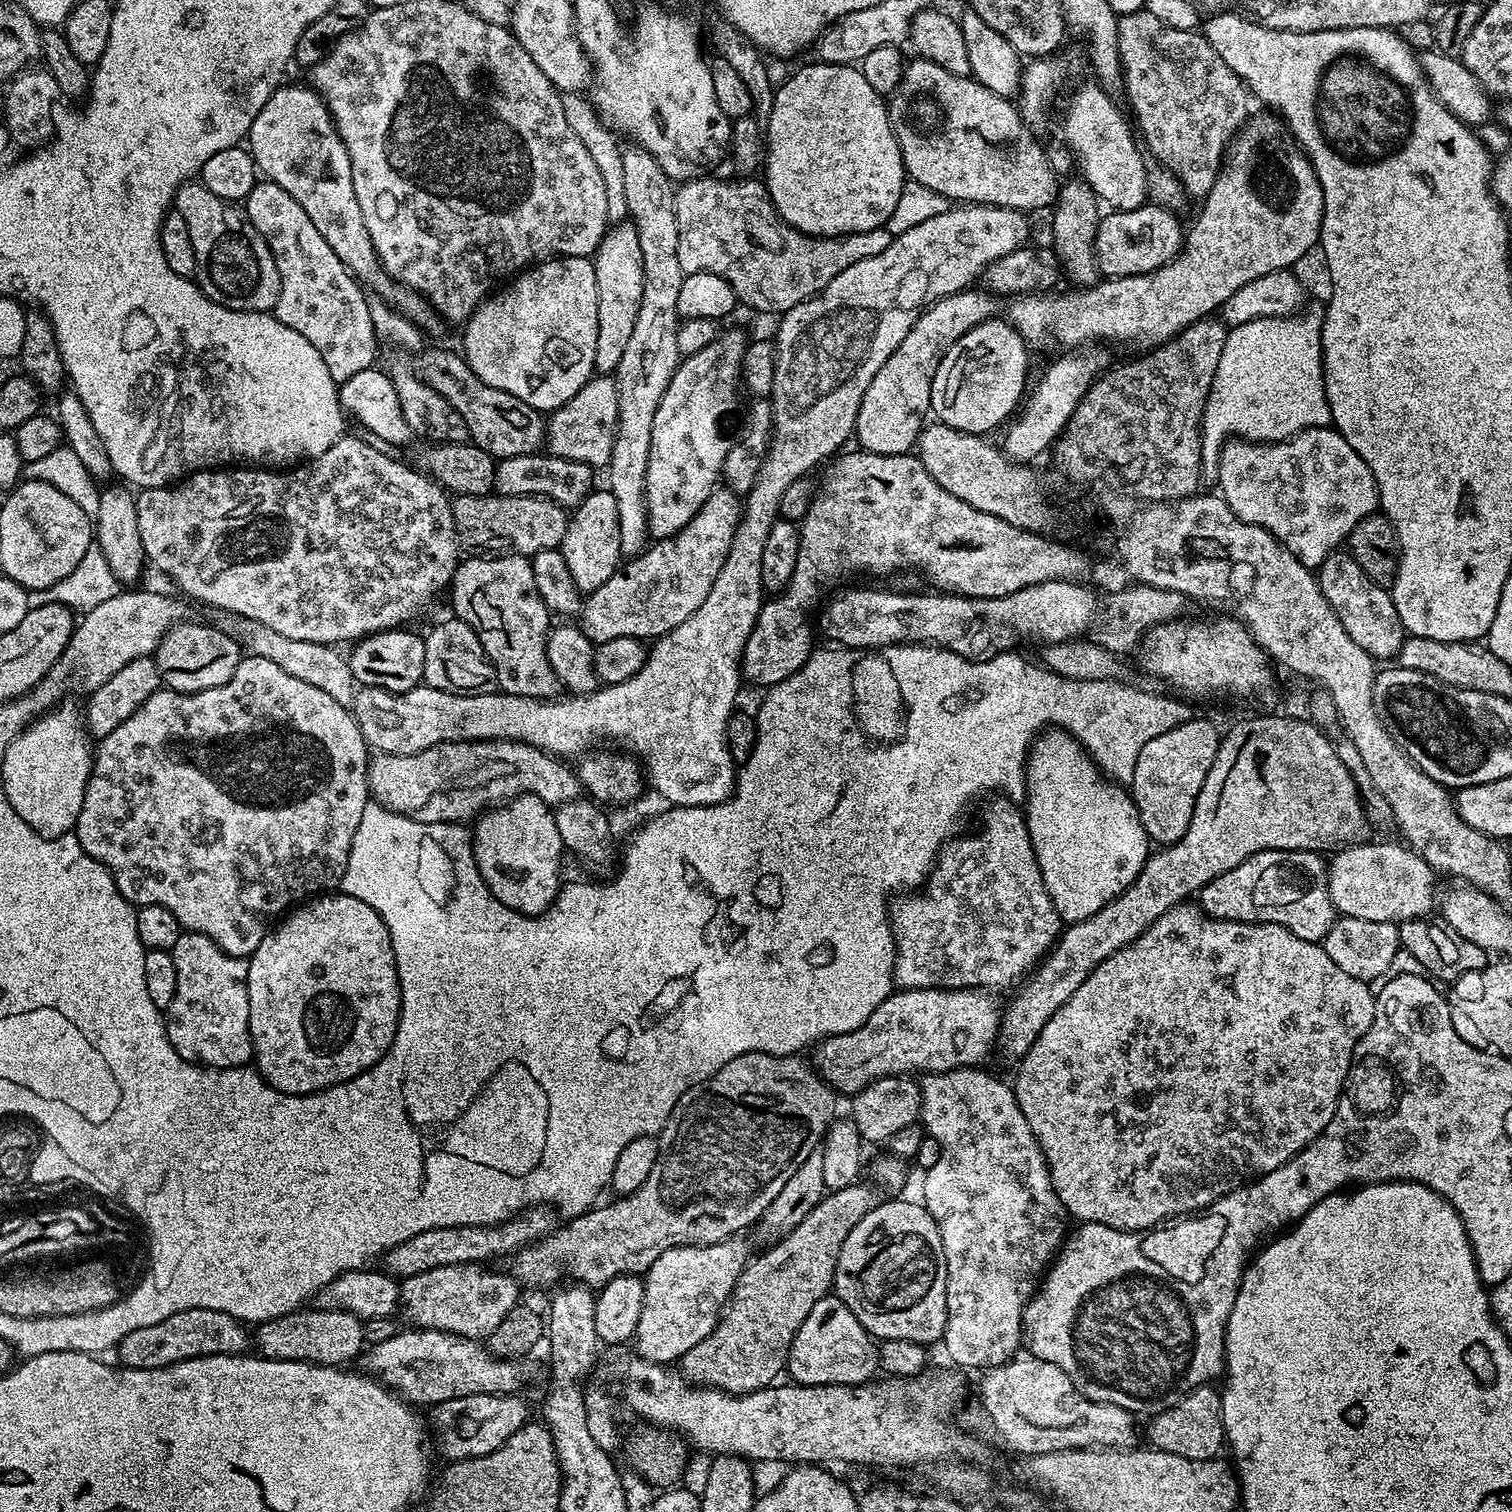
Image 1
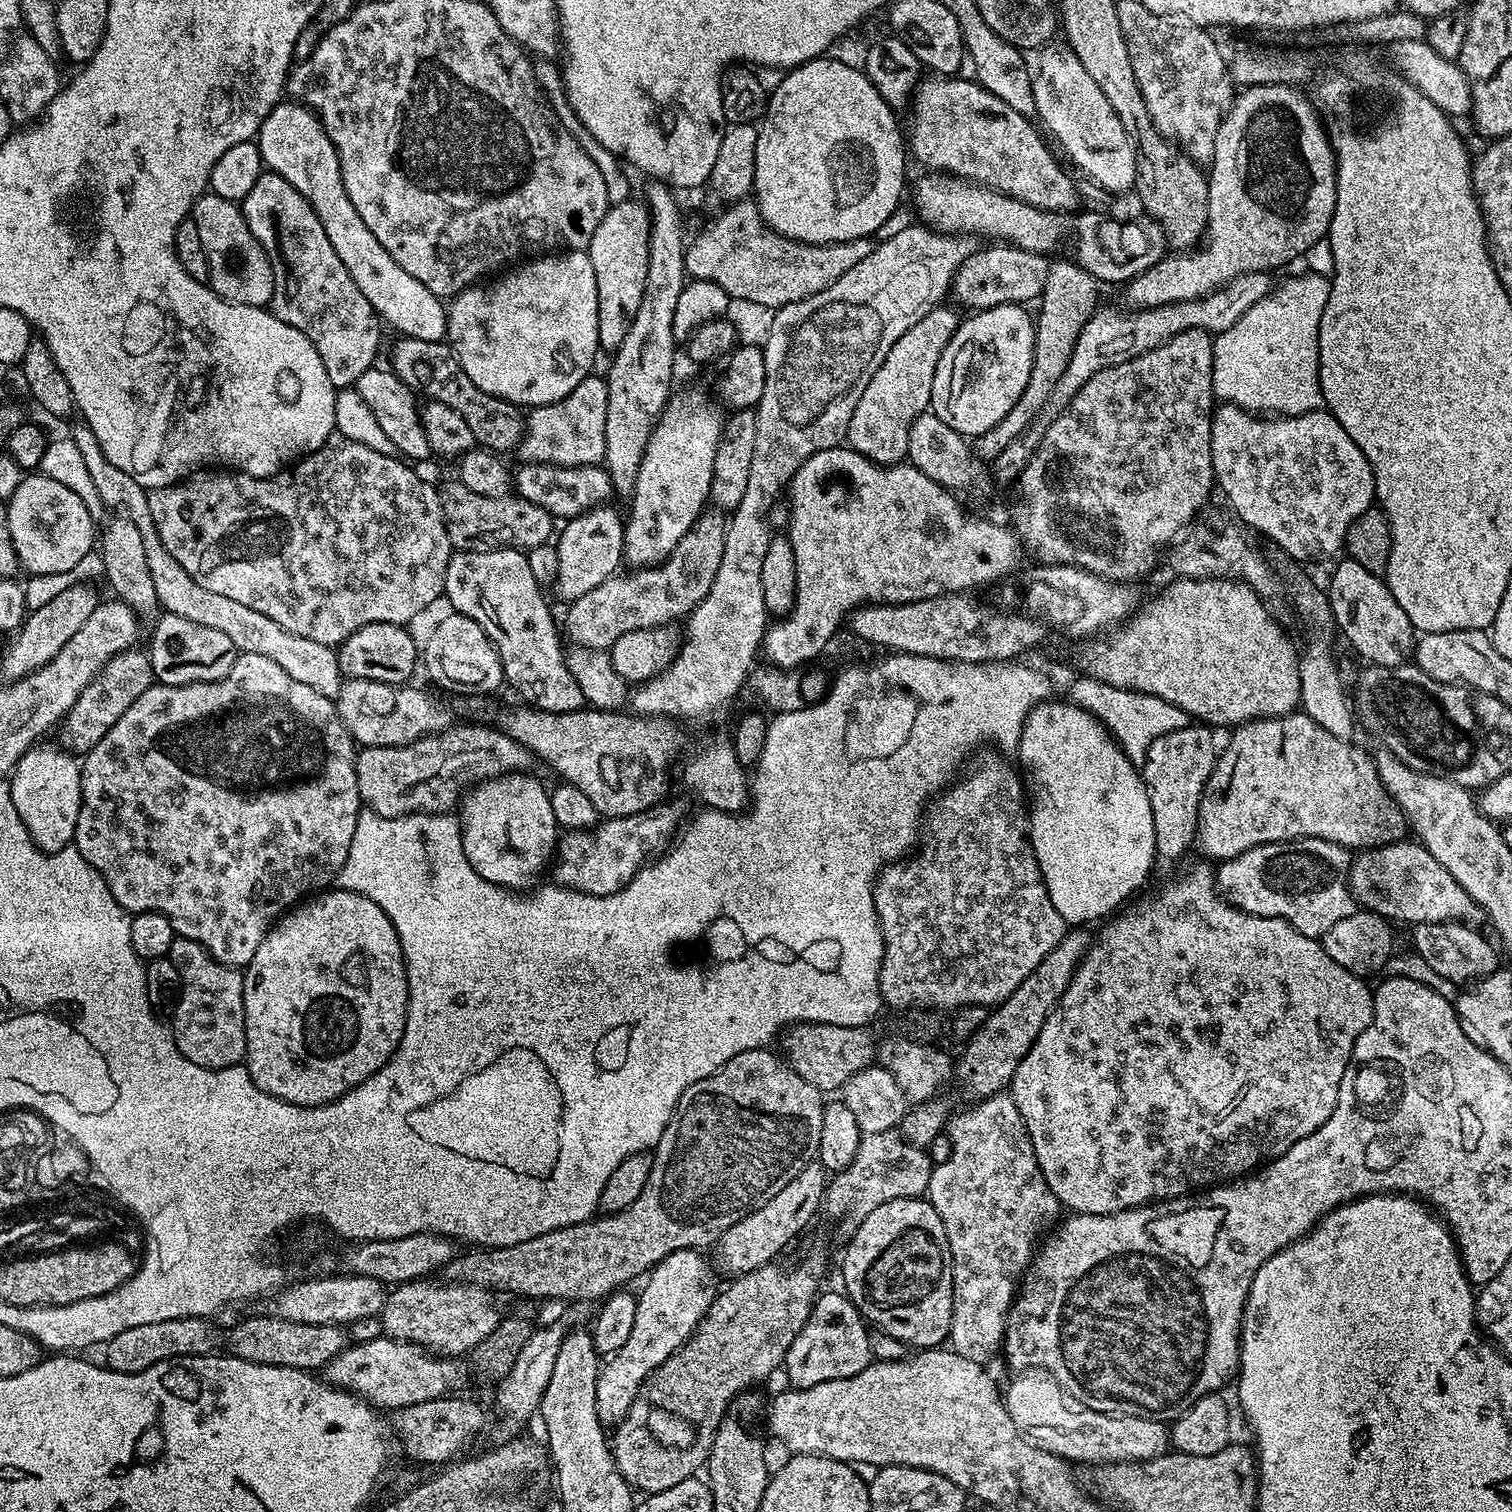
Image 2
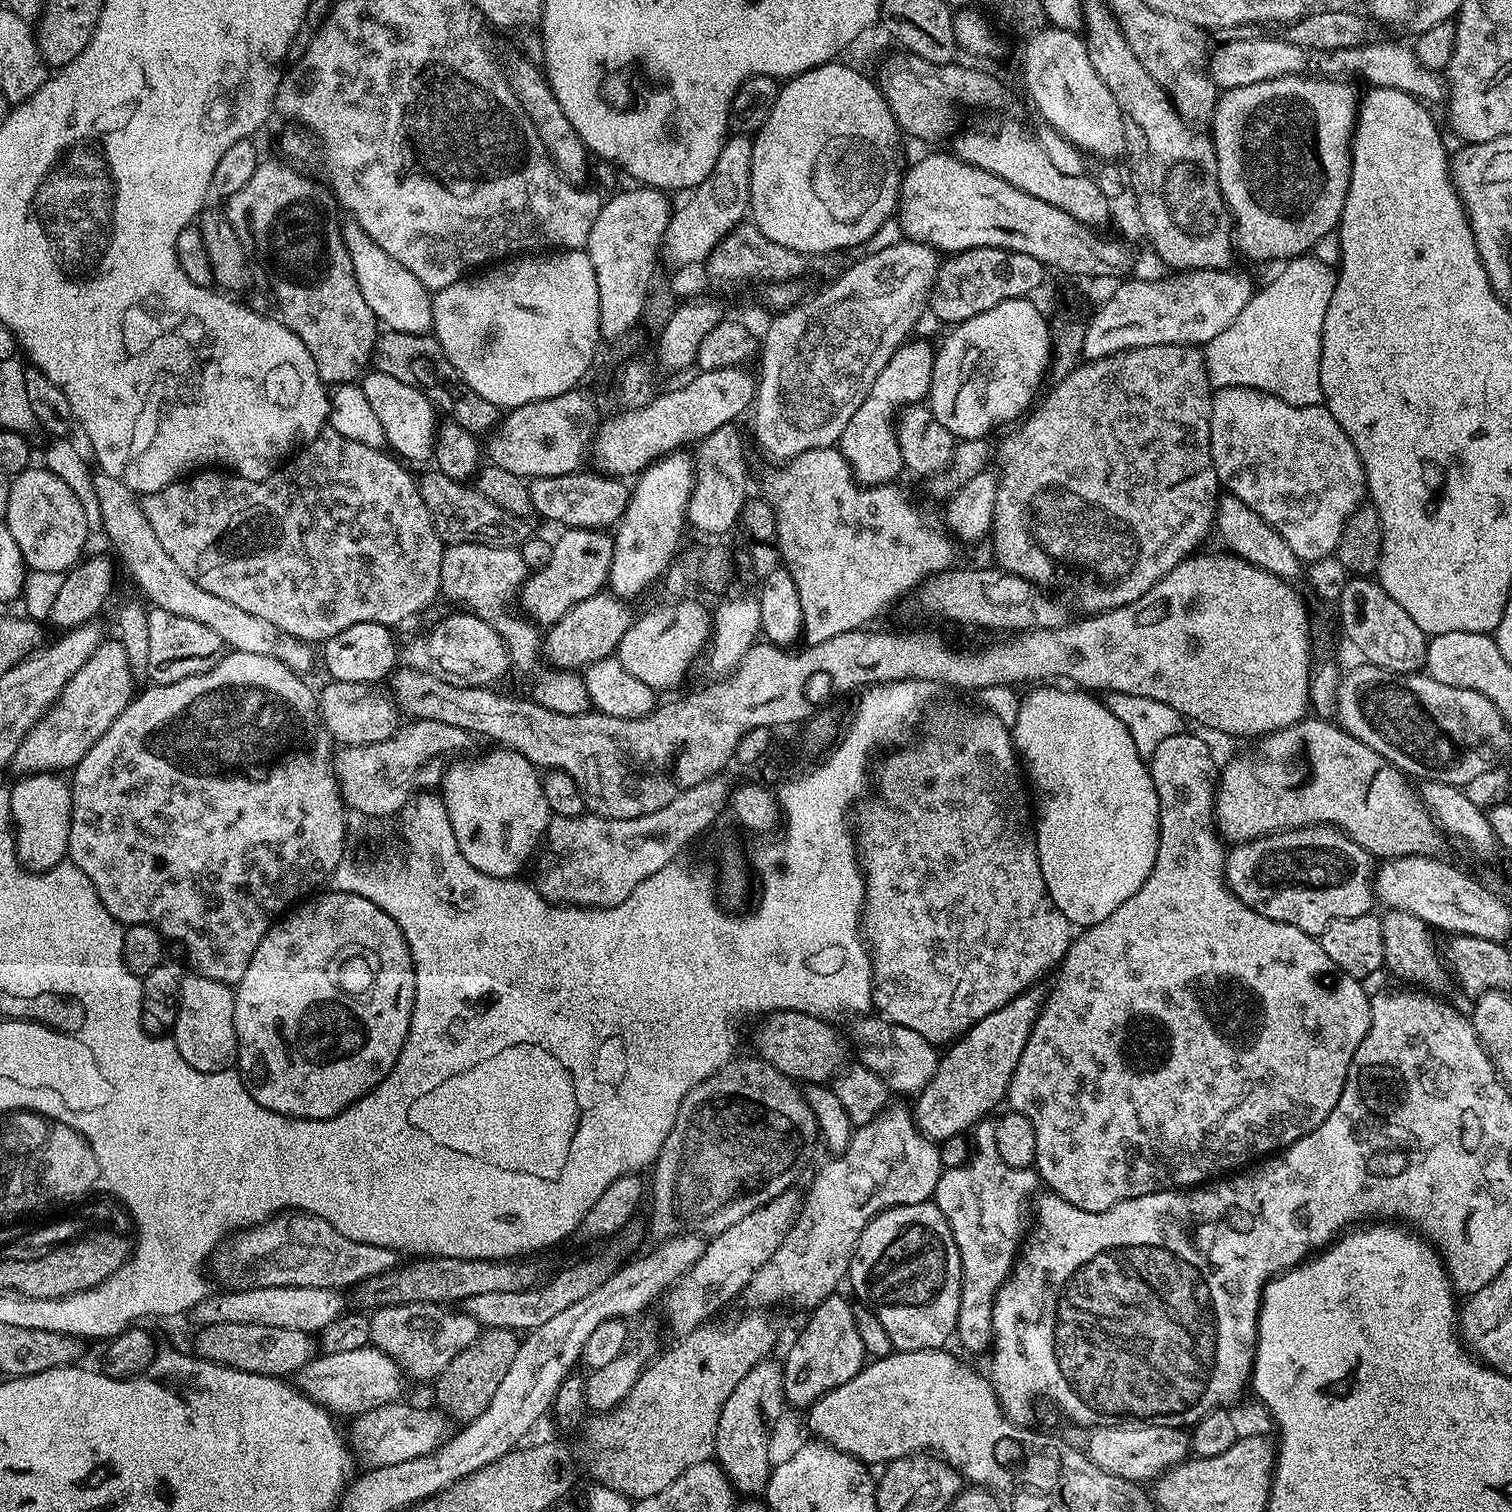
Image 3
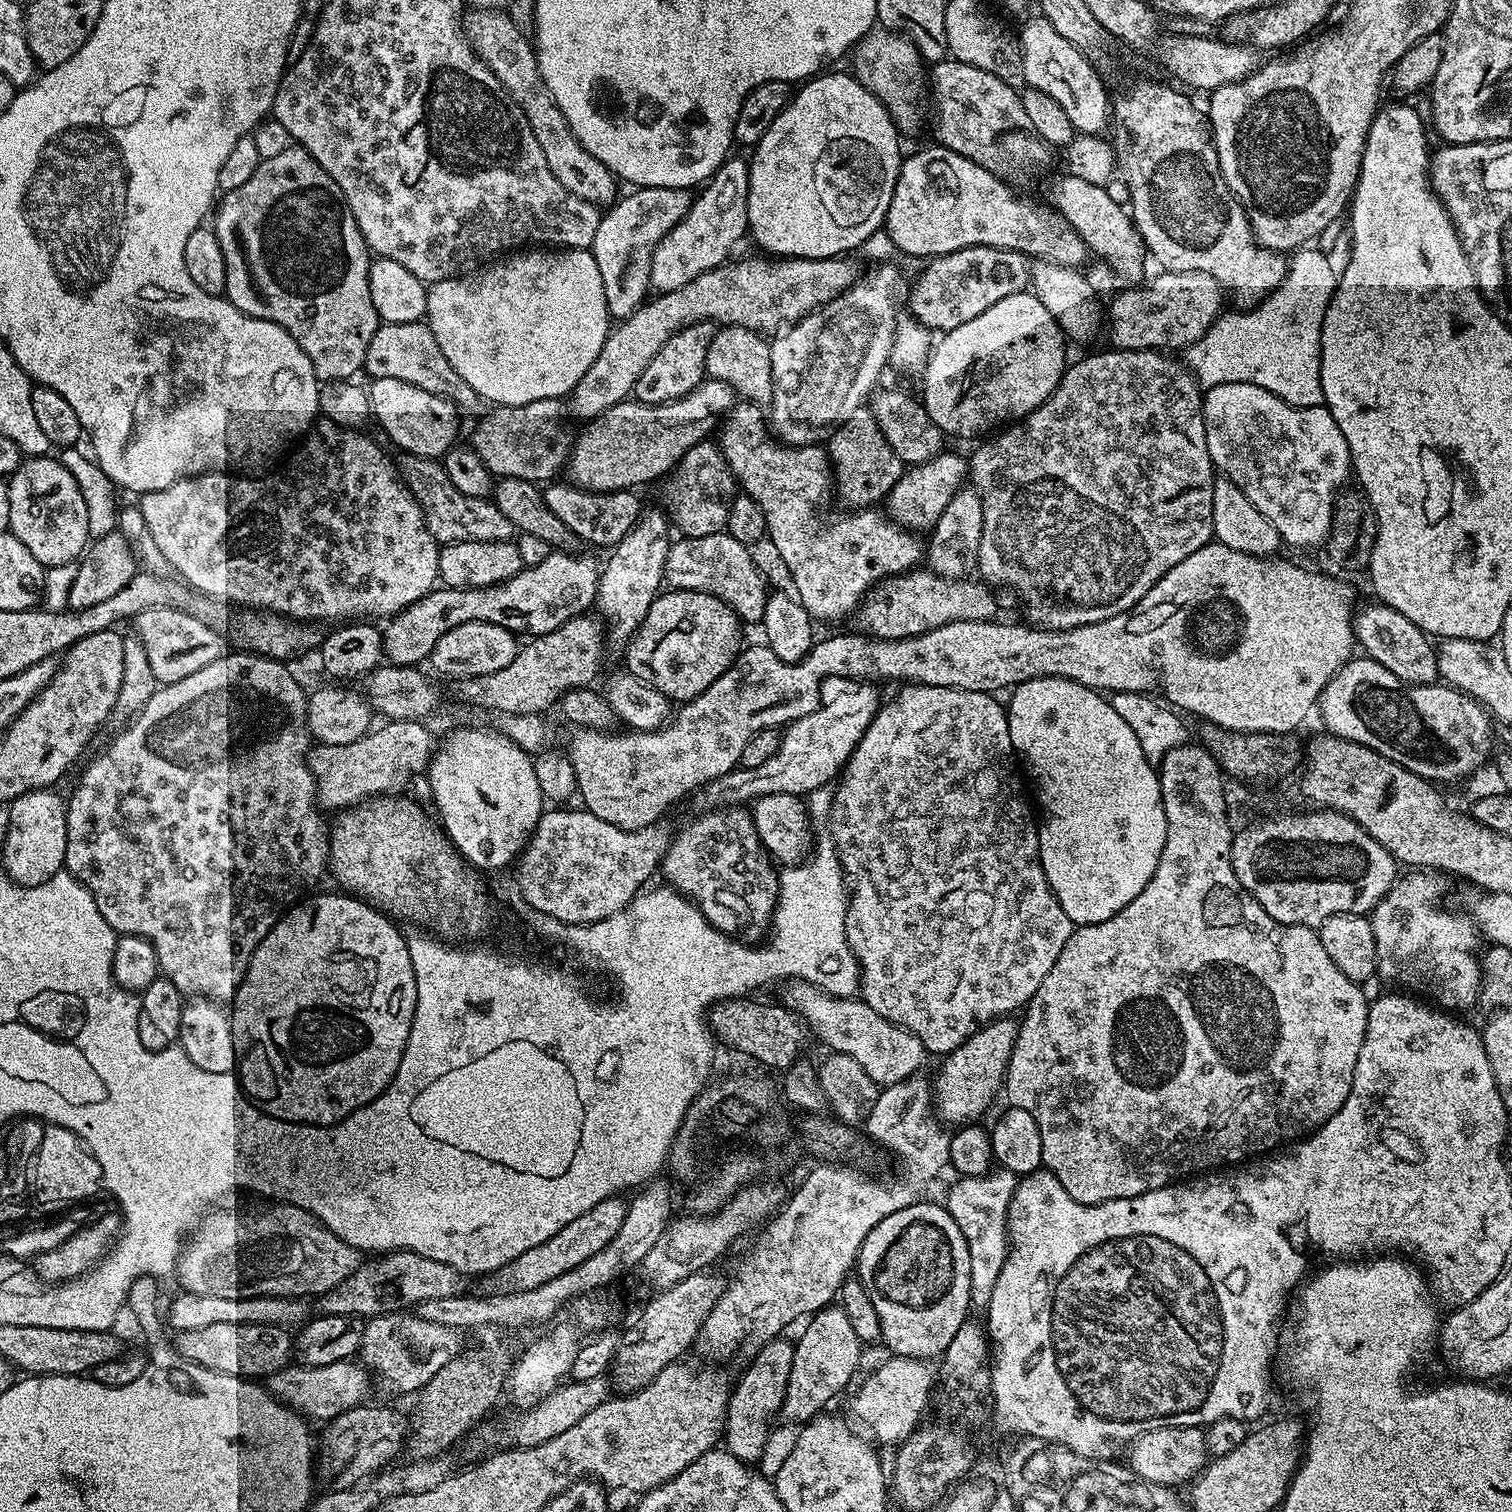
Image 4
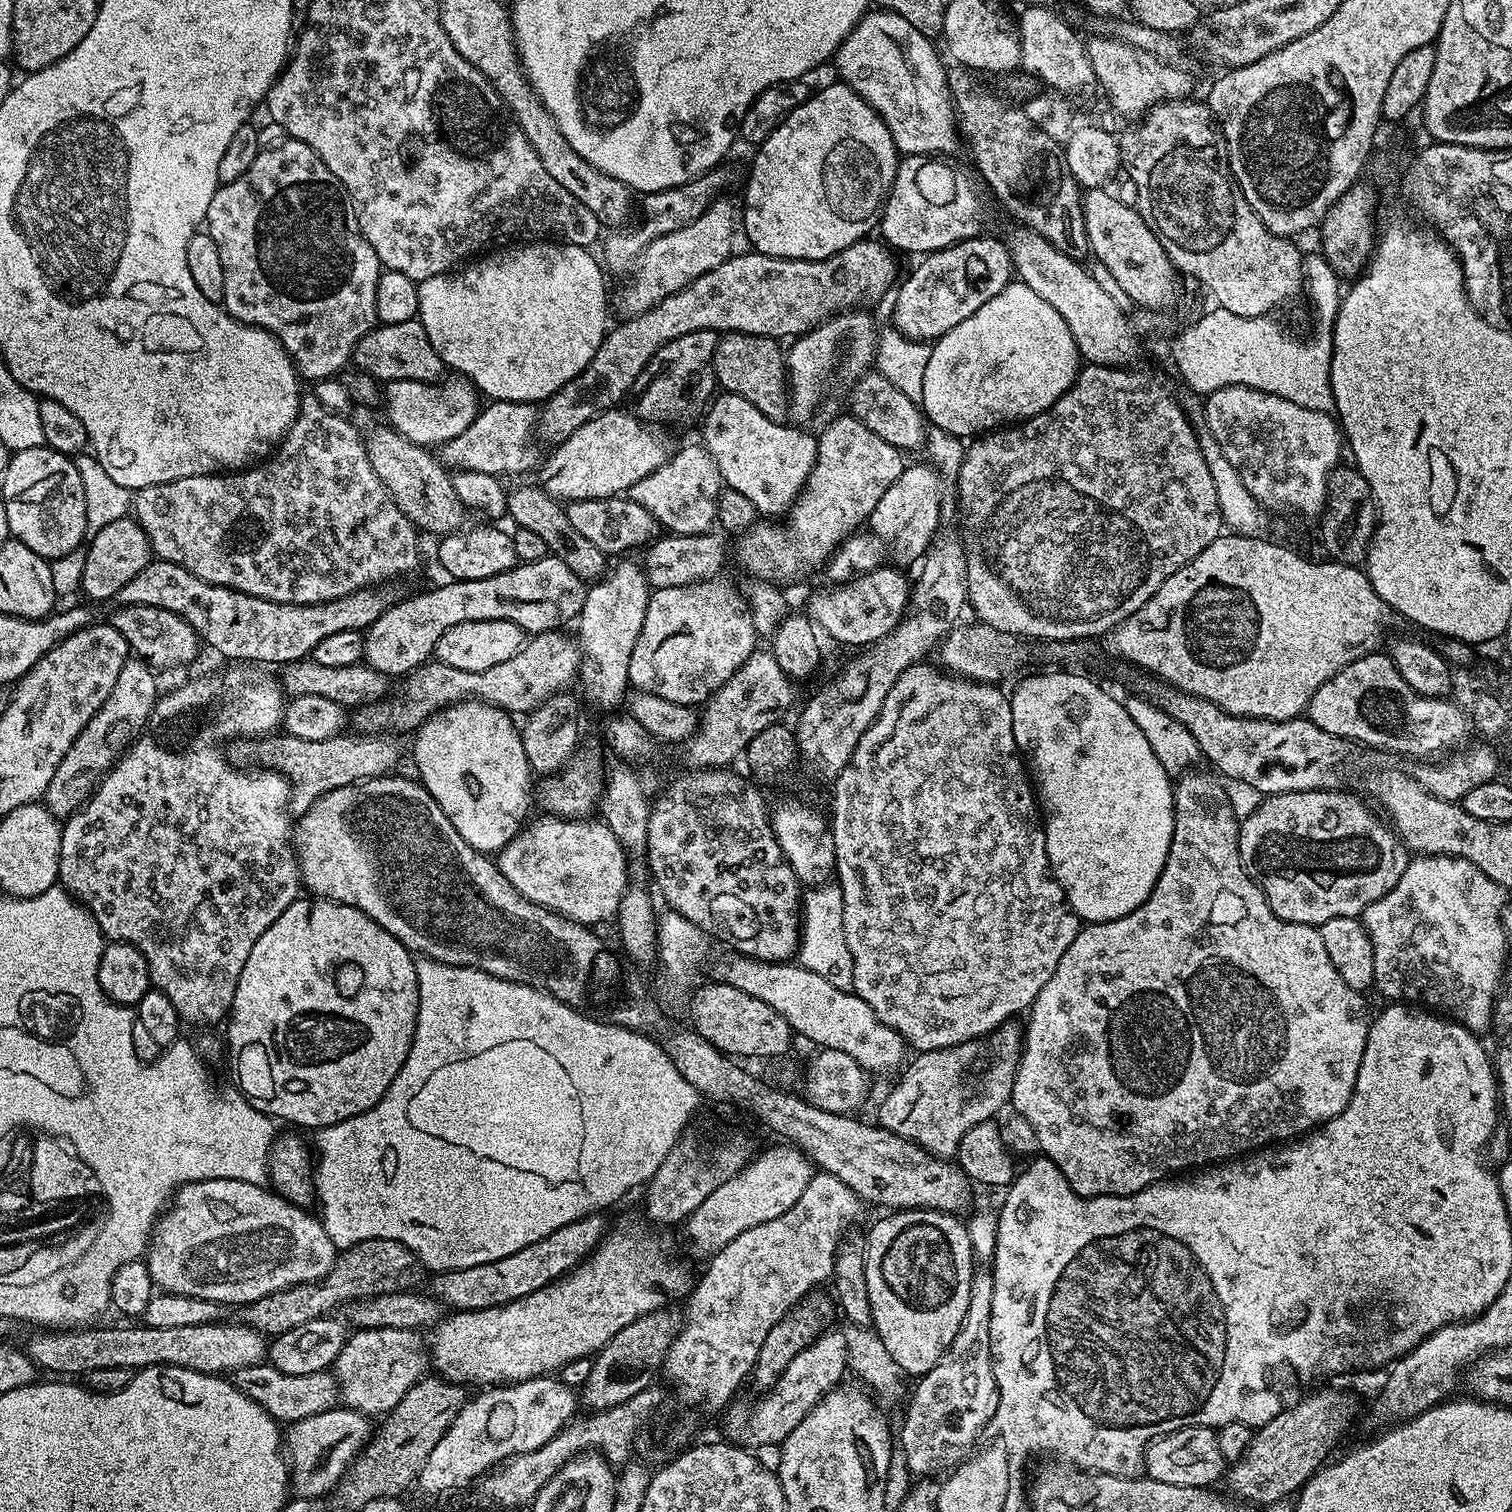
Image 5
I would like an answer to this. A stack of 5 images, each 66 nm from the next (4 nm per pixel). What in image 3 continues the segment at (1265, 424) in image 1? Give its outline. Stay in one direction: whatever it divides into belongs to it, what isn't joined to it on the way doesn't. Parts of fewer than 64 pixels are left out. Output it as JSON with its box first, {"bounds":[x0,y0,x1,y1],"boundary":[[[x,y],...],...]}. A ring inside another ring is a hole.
{"bounds":[1204,254,1336,405],"boundary":[[[1305,254],[1287,261],[1264,289],[1246,302],[1242,314],[1204,349],[1208,383],[1213,389],[1242,387],[1259,389],[1290,405],[1319,405],[1322,322],[1336,277],[1320,260]]]}

